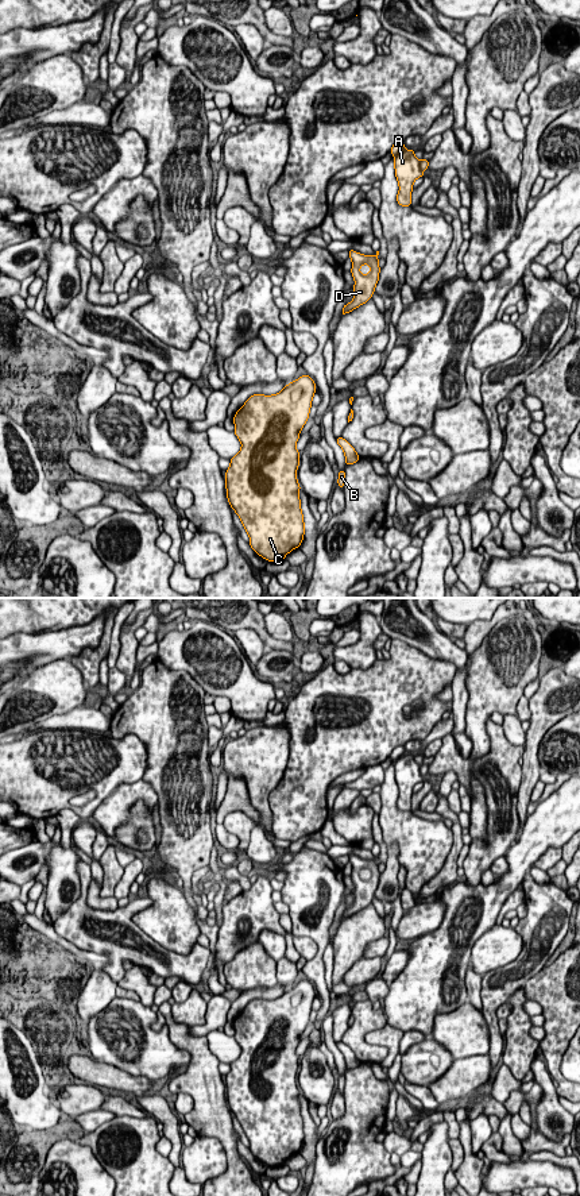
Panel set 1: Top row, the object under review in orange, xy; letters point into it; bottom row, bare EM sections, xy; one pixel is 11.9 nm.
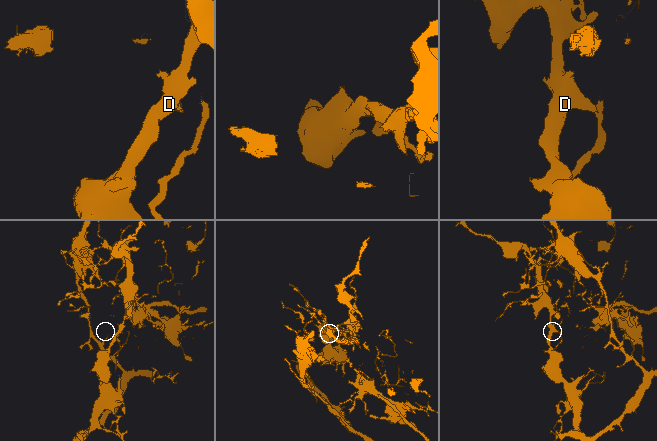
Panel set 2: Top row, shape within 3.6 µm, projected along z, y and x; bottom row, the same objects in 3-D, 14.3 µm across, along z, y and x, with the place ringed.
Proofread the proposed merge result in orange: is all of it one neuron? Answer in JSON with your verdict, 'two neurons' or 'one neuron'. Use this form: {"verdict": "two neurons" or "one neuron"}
{"verdict": "two neurons"}

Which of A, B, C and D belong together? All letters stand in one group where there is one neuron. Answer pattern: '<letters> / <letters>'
A C D / B

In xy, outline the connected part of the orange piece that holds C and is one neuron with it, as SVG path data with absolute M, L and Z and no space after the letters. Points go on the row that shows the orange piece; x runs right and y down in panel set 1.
M306 374L290 382L282 391L254 394L233 417L235 435L241 443L225 471L227 498L250 536L250 545L267 562L278 562L298 548L303 540L305 522L297 481L299 452L295 445L306 424L316 393L314 381Z

